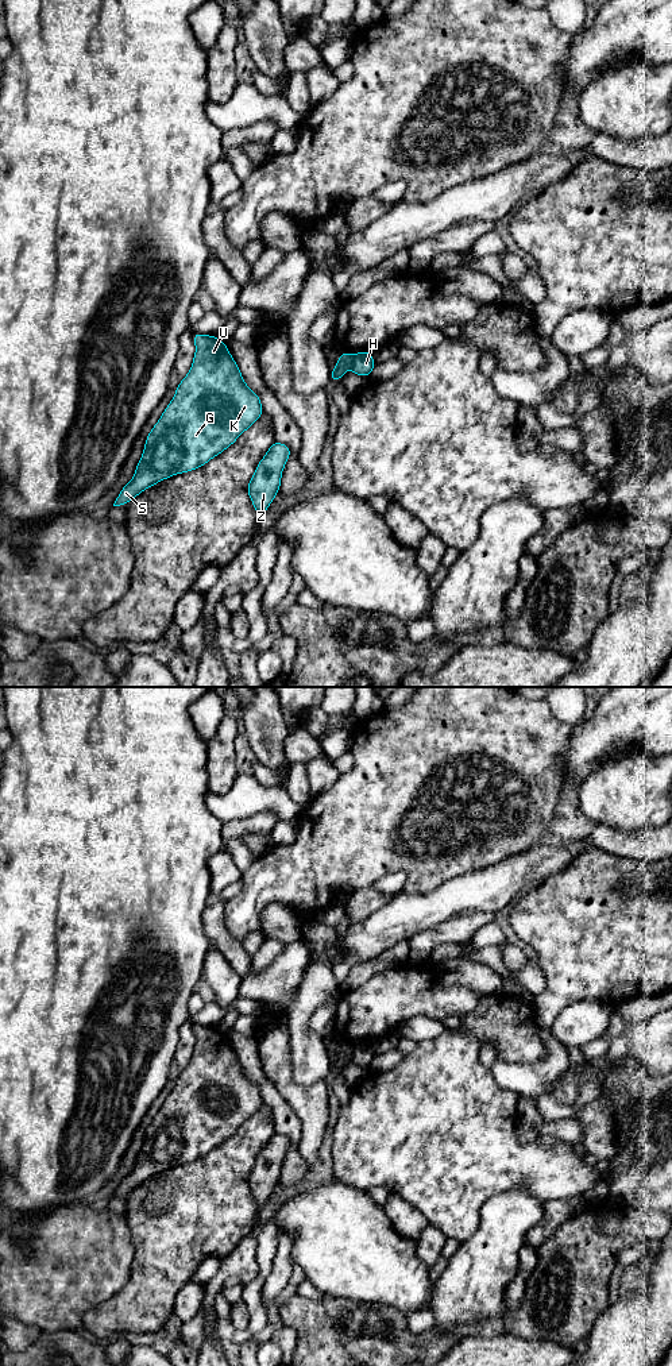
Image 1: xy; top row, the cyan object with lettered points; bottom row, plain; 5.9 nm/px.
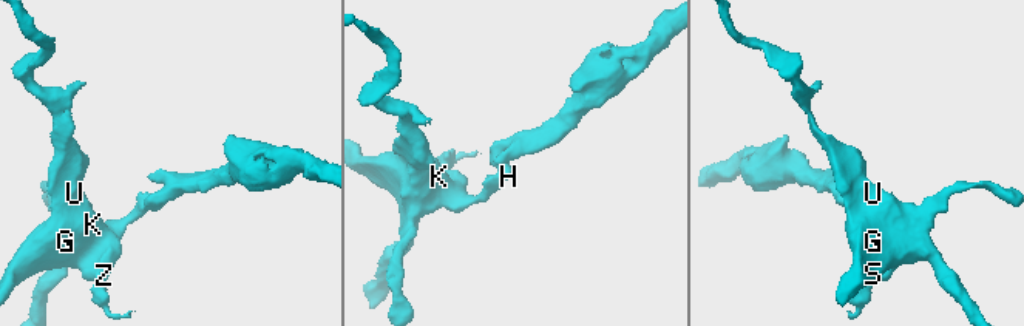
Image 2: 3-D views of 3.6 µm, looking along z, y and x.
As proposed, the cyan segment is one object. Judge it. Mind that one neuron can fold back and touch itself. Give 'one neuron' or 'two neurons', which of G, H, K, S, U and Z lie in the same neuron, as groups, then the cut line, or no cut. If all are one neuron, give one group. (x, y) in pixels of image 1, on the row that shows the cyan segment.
two neurons; G K S U Z / H; cut in xy along (354, 355), (350, 369)

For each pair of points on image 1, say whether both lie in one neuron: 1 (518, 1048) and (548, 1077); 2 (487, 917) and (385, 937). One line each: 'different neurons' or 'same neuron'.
1: different neurons
2: different neurons

